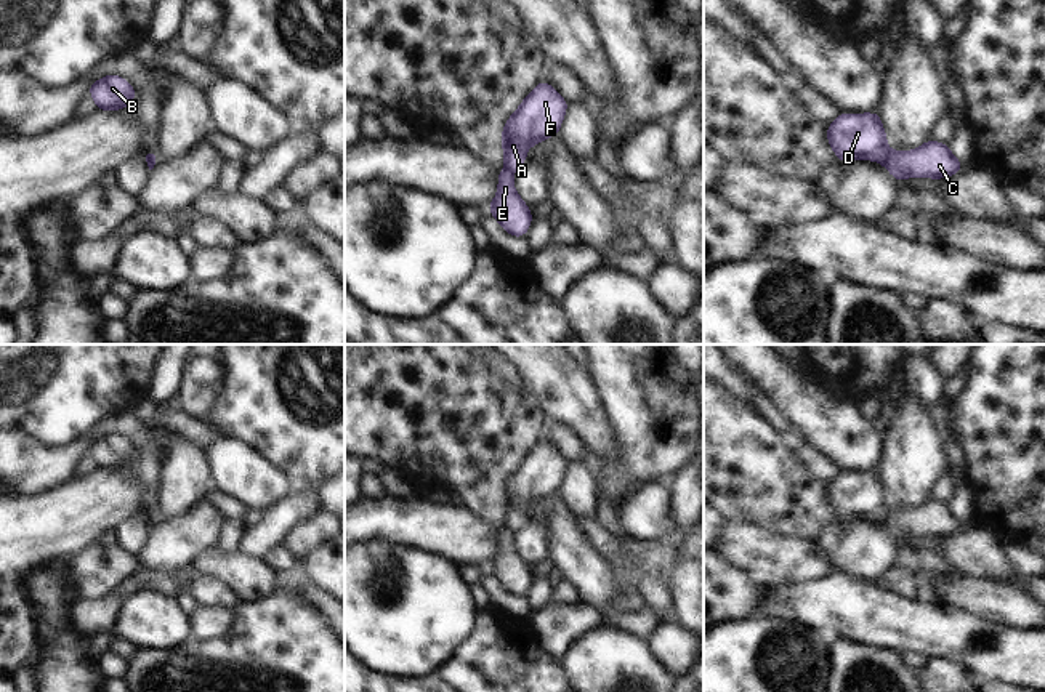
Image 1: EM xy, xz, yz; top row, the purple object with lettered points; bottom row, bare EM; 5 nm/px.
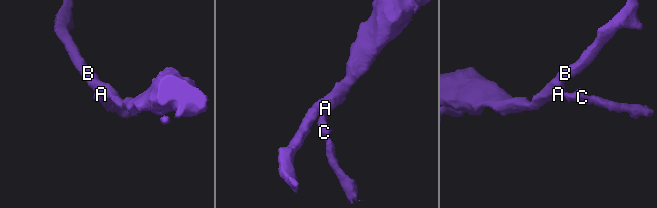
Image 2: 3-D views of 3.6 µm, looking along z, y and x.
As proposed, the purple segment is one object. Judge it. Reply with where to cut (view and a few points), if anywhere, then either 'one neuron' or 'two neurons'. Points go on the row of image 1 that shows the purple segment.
yz (888, 151), (883, 164) | two neurons

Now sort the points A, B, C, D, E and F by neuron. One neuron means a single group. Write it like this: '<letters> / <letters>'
A B D F / C E

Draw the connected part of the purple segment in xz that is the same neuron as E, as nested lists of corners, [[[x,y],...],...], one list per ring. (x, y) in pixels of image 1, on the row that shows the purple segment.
[[[508,167],[498,173],[498,192],[489,210],[508,234],[524,237],[534,216],[514,191],[513,170]]]

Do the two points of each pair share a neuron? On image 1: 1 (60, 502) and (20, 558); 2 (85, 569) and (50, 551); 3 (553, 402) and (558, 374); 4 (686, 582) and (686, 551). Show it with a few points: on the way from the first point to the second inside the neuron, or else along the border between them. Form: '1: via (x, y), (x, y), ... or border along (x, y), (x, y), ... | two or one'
1: via (53, 516), (26, 543) | one
2: border along (96, 540), (64, 563) | two
3: via (558, 396), (558, 380) | one
4: via (686, 574), (686, 559) | one

